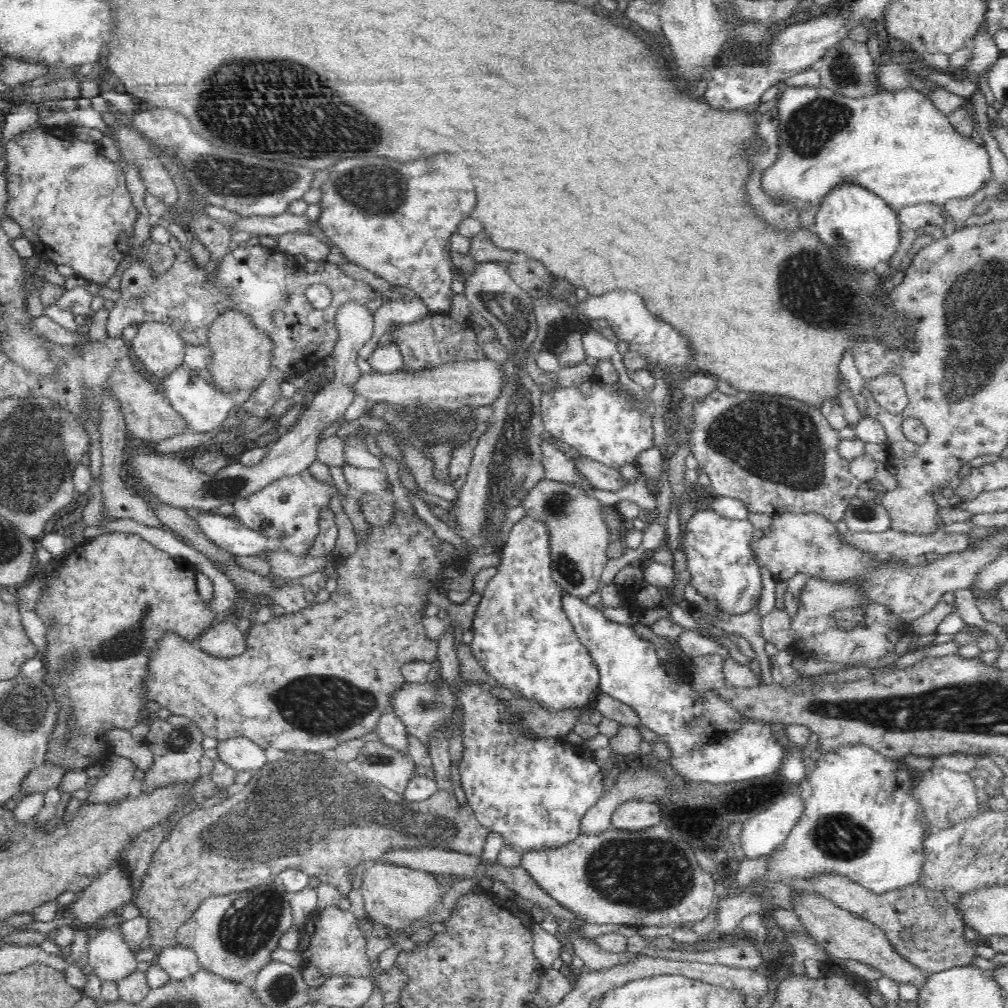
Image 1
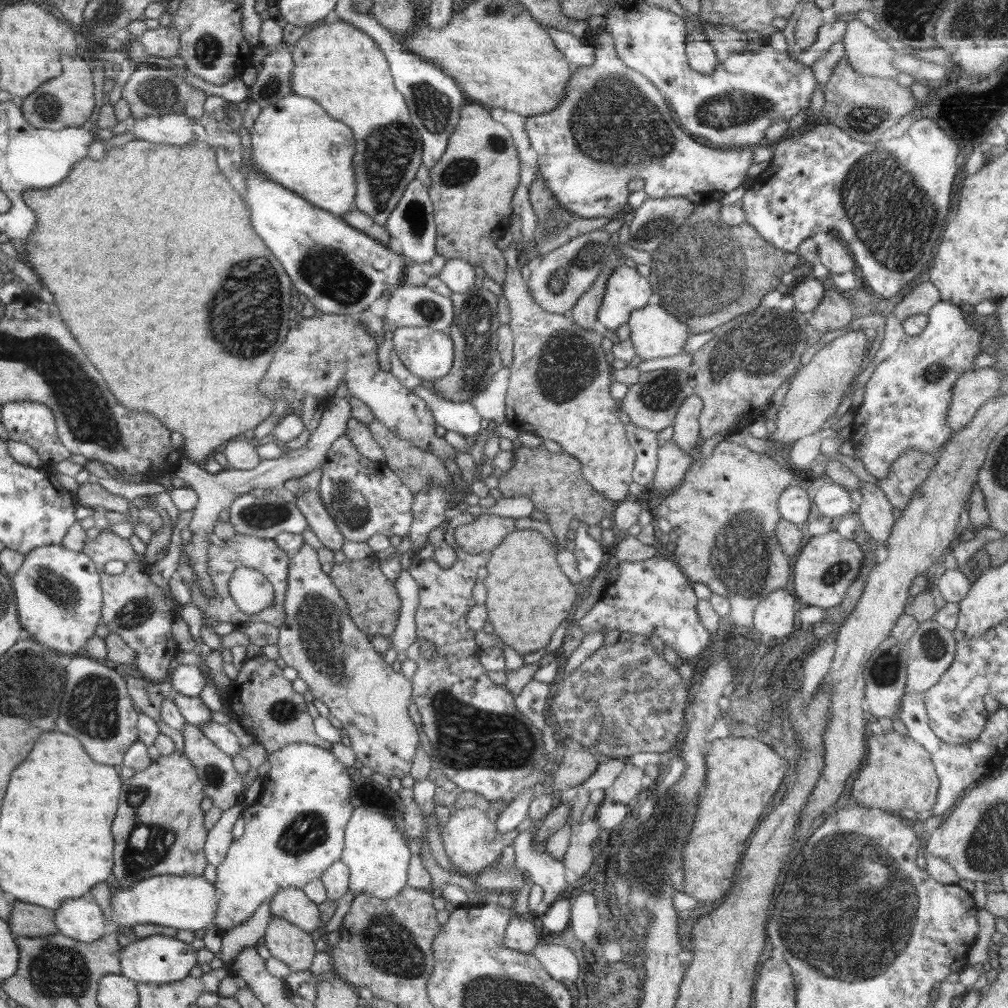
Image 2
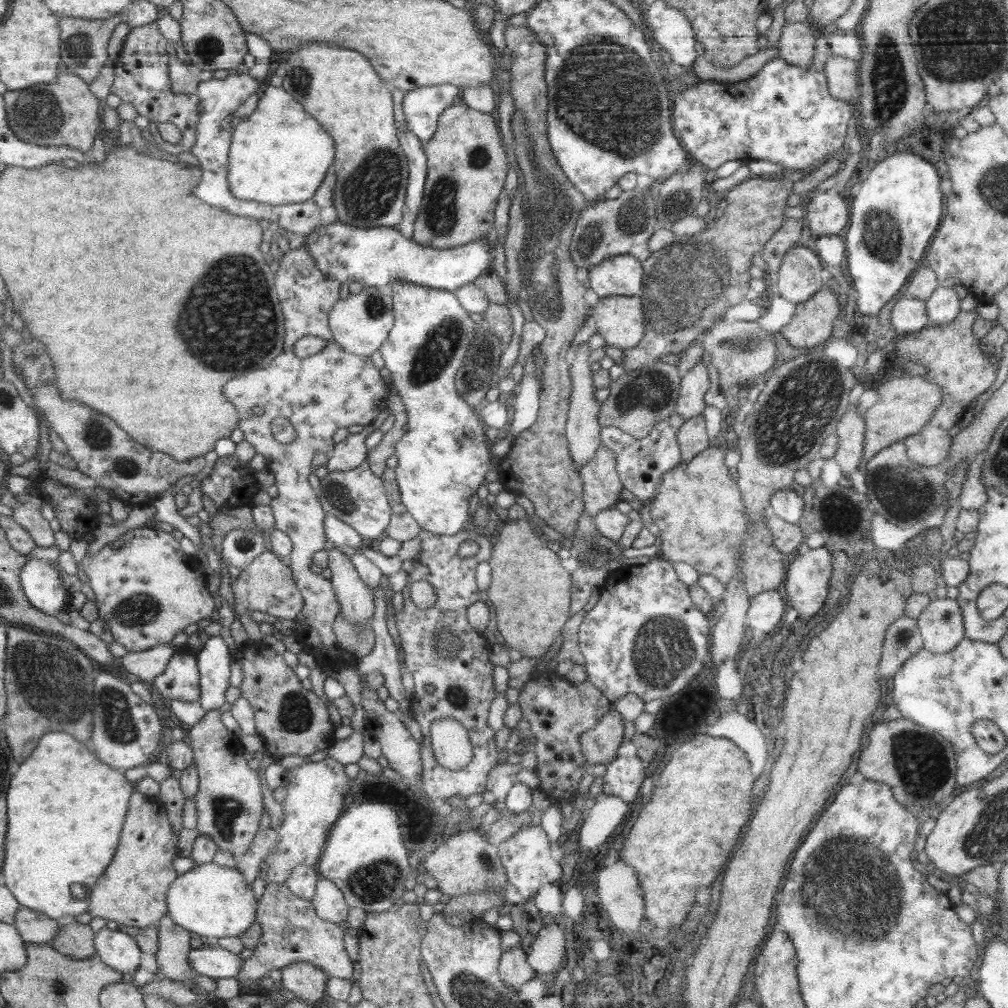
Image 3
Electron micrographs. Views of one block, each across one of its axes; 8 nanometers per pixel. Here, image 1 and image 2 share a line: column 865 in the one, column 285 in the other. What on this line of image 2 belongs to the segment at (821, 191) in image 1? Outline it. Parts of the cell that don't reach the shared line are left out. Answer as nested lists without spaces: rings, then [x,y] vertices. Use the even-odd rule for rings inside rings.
[[[292,93],[261,108],[250,134],[252,165],[258,171],[334,216],[342,217],[355,208],[352,158],[356,140],[352,146],[352,130],[344,122],[330,118],[320,104]]]

